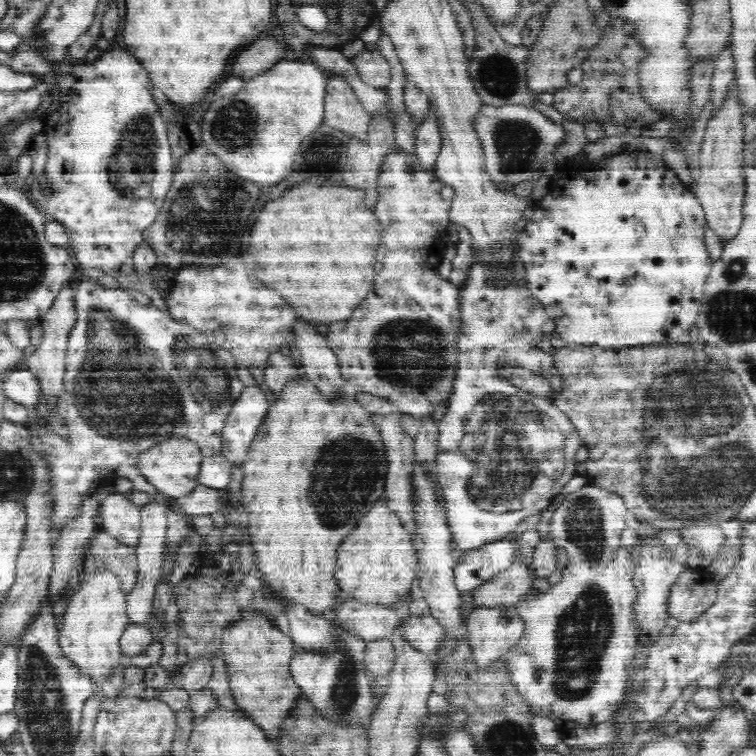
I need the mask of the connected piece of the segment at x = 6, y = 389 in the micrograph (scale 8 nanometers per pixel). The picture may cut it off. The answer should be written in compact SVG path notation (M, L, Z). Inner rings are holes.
M14 368L1 377L3 393L8 399L32 409L40 399L38 379L30 369Z

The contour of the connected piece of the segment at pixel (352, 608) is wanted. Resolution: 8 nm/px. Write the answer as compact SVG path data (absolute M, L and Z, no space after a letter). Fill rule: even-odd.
M345 597L342 606L336 610L336 624L366 642L390 637L399 619L397 606L363 603L352 597Z

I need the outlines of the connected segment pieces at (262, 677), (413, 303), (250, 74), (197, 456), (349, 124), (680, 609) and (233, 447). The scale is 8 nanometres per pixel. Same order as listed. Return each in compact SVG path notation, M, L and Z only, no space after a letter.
M256 612L248 618L244 616L242 620L230 624L230 628L226 628L222 633L221 641L219 653L225 659L229 686L237 708L250 717L250 720L254 720L268 738L276 738L282 722L268 720L284 720L284 716L290 712L290 708L300 696L298 684L288 670L288 662L295 654L294 641L284 632L280 632L270 620Z
M416 246L418 254L420 256L376 256L376 262L374 262L374 270L376 270L376 276L378 276L378 282L380 284L374 284L374 290L364 298L364 302L354 310L354 314L350 316L350 320L346 320L344 324L338 324L338 322L332 322L330 324L330 332L326 336L328 340L328 346L336 352L338 356L338 364L340 364L340 370L342 370L343 380L348 380L347 385L354 393L370 392L374 396L385 398L388 402L396 407L399 413L408 414L414 418L422 420L426 416L430 416L432 408L438 404L438 402L446 402L448 396L453 392L454 377L457 374L457 338L458 331L460 329L461 317L460 317L460 290L458 287L458 280L444 280L438 274L412 274L414 270L430 270L432 264L426 264L426 252L432 250L432 246Z
M279 36L270 37L266 42L256 42L254 46L238 54L232 64L232 76L238 76L242 80L256 78L258 74L272 68L284 56L286 48L287 44L282 44Z
M184 438L170 439L143 451L140 454L137 467L138 472L143 474L150 485L175 500L190 494L199 486L197 478L203 458L201 450L194 442Z
M330 75L326 85L324 122L362 141L368 138L371 117L344 77Z
M688 569L670 588L666 610L670 617L680 622L694 621L714 604L716 597L717 585L709 574Z
M245 386L242 389L237 401L232 405L222 432L222 455L232 464L242 467L240 462L246 460L248 448L254 442L260 424L265 424L262 420L268 408L270 402L259 386Z

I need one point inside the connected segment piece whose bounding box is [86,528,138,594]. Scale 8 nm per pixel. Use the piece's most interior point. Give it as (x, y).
(105, 554)

